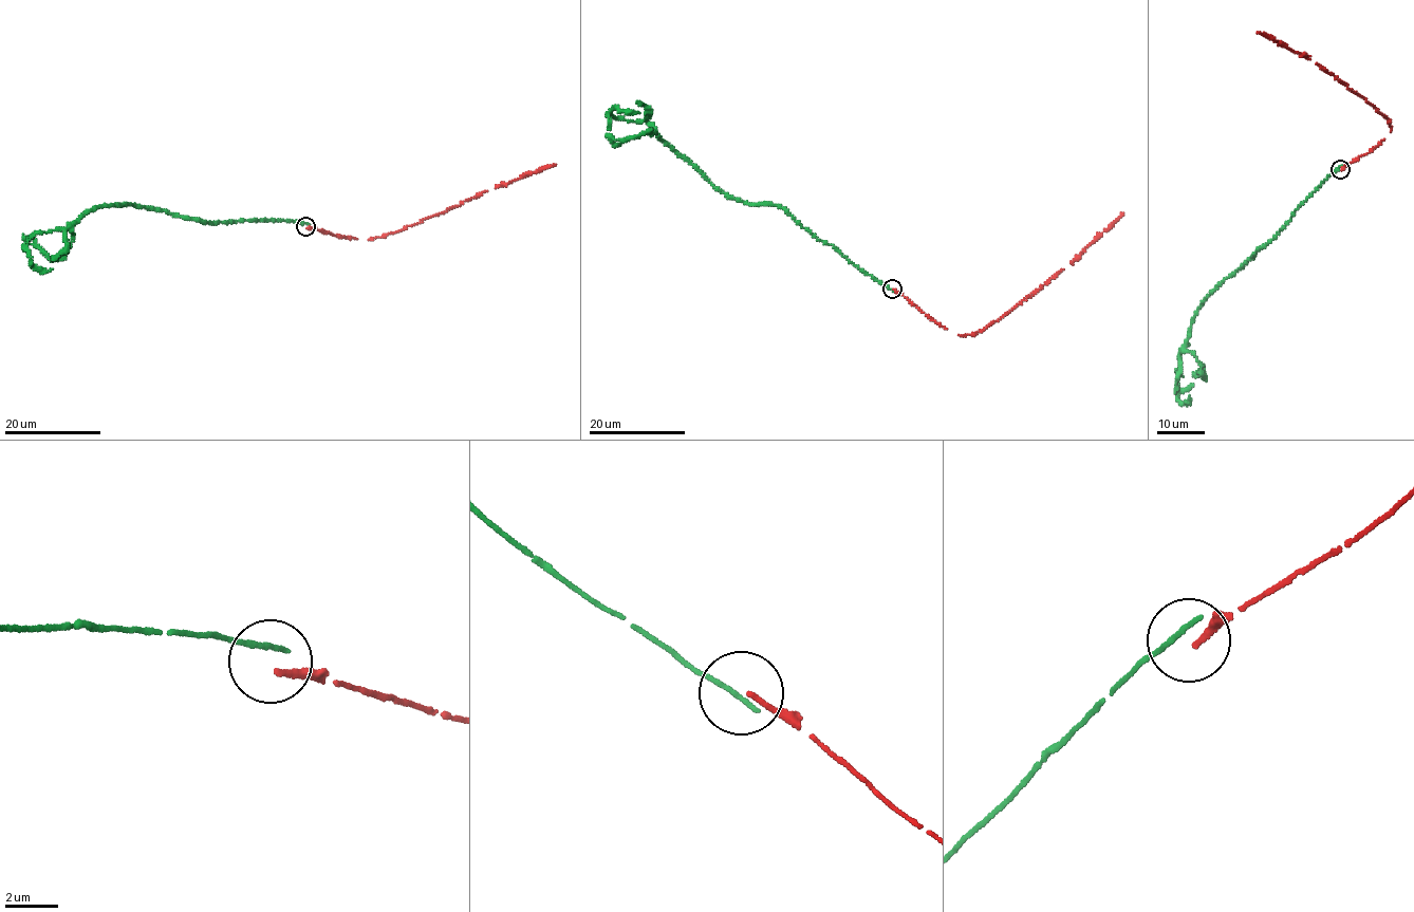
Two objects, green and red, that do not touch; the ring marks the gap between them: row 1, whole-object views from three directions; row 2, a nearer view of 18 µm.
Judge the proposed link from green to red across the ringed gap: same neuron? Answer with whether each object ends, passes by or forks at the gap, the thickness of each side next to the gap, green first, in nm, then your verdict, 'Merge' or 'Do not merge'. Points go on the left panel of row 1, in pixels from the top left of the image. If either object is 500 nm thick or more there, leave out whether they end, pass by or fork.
At the ring green ends. At the ring red ends. Thickness 240 nm (green) against 200 nm. Do not merge

